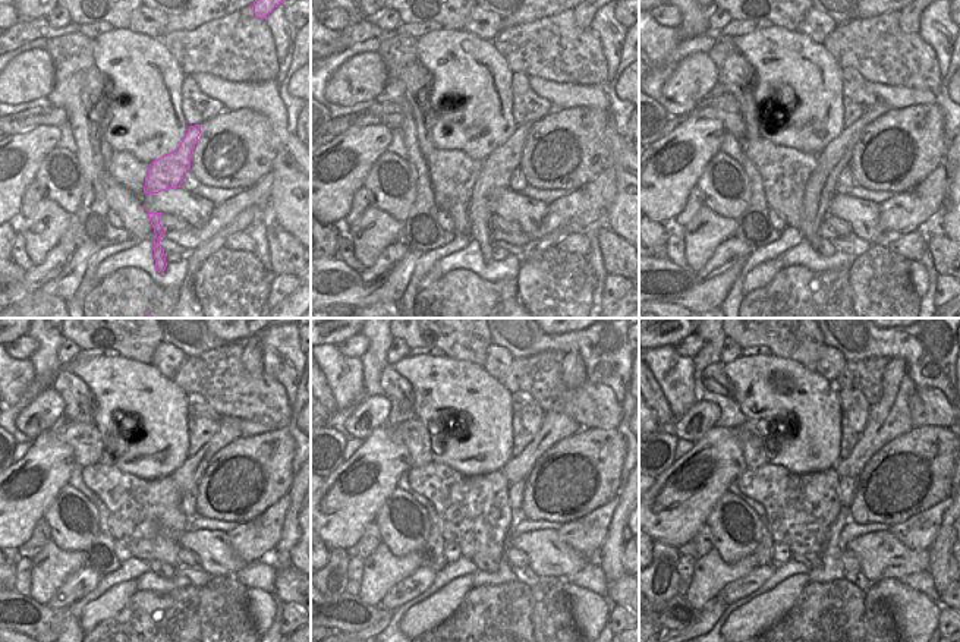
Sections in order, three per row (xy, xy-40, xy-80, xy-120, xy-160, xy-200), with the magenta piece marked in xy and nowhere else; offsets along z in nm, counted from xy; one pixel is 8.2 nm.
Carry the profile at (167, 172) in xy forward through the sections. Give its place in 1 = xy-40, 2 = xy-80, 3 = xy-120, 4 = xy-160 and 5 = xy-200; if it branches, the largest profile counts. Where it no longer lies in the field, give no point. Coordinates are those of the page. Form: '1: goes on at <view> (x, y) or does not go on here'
1: goes on at xy-40 (497, 167)
2: goes on at xy-80 (821, 186)
3: goes on at xy-120 (188, 475)
4: goes on at xy-160 (556, 425)
5: goes on at xy-200 (890, 417)

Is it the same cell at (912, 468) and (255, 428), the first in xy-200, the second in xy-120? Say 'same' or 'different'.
different

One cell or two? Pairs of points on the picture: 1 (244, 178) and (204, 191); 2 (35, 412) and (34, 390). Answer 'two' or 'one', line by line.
1: two
2: two

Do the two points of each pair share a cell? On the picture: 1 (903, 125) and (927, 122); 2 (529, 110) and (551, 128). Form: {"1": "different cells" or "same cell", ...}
{"1": "same cell", "2": "different cells"}

